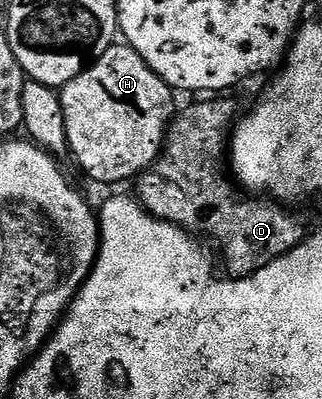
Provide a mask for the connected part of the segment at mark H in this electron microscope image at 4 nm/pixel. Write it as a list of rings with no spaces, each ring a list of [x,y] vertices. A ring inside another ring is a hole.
[[[126,43],[110,45],[97,60],[92,61],[82,73],[78,73],[68,85],[62,86],[58,94],[64,109],[65,131],[67,132],[70,156],[95,181],[103,185],[119,185],[138,178],[159,160],[167,140],[167,126],[176,112],[176,94]]]

